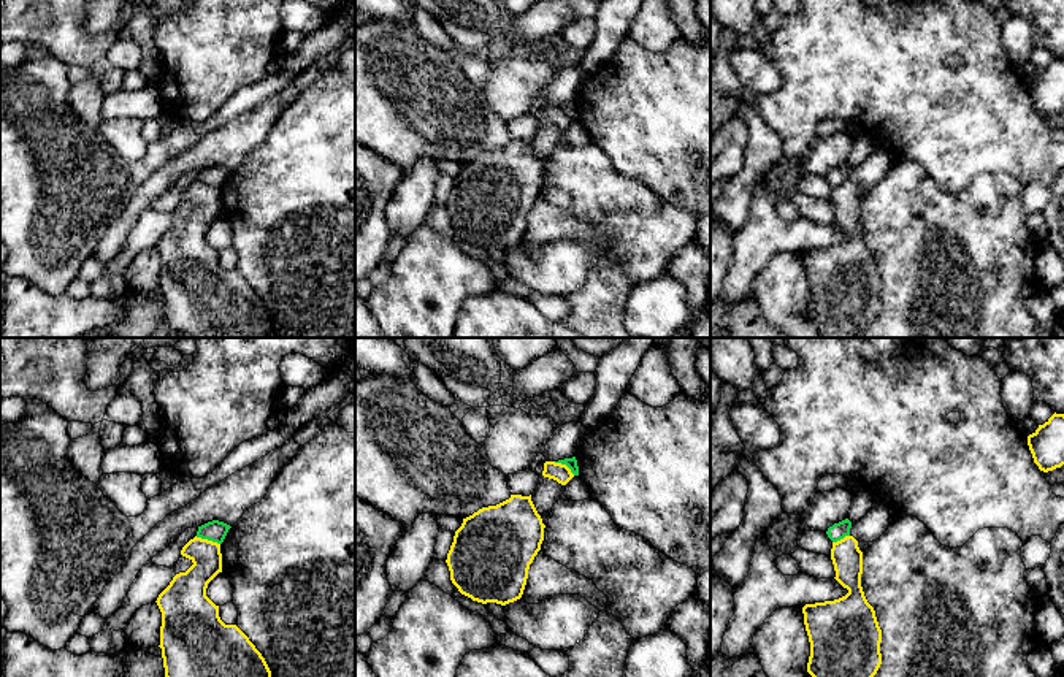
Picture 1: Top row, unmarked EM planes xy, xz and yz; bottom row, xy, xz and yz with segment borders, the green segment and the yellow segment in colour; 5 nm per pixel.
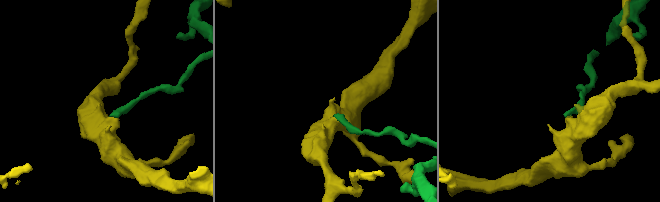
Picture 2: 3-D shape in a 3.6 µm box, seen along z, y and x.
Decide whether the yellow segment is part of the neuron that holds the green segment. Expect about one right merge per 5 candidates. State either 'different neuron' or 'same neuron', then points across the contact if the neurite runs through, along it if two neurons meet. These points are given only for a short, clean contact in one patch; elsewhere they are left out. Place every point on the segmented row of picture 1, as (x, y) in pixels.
different neuron; border along xy (195, 536), (219, 544)

